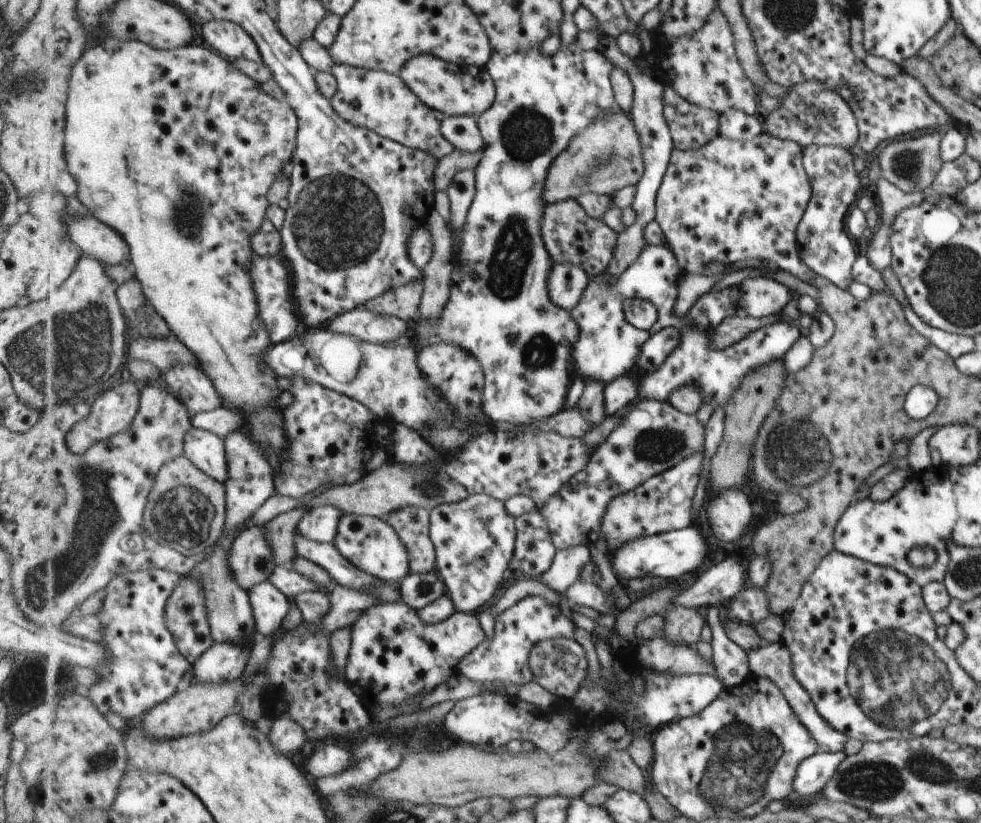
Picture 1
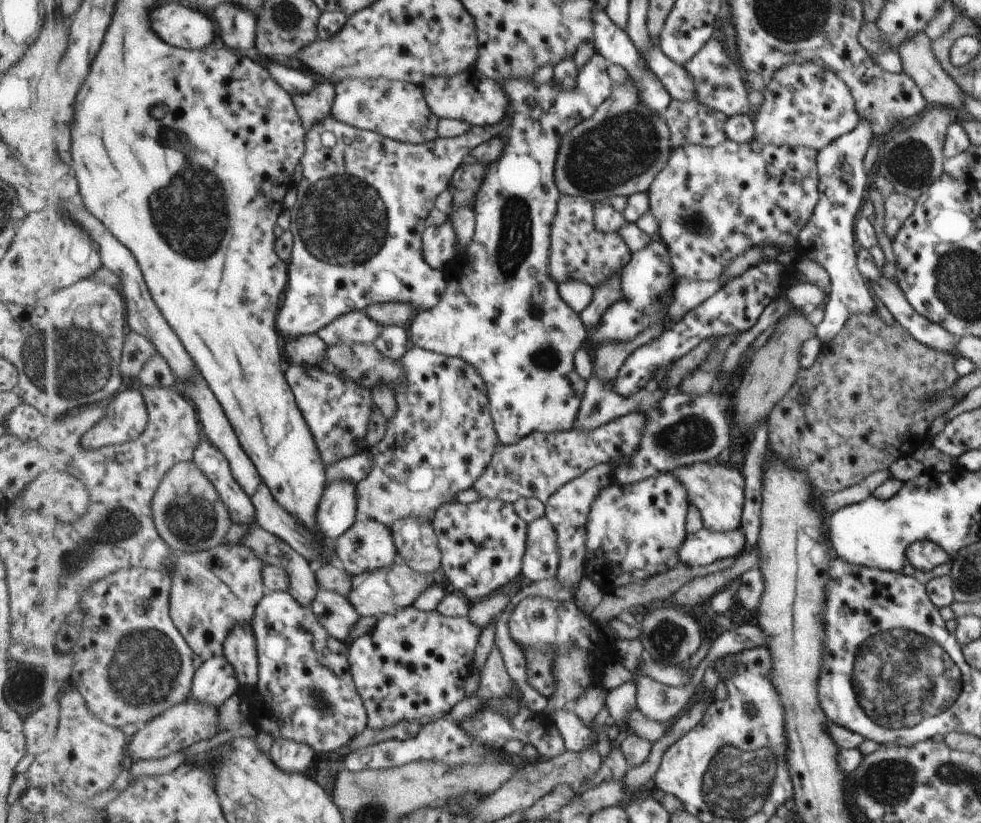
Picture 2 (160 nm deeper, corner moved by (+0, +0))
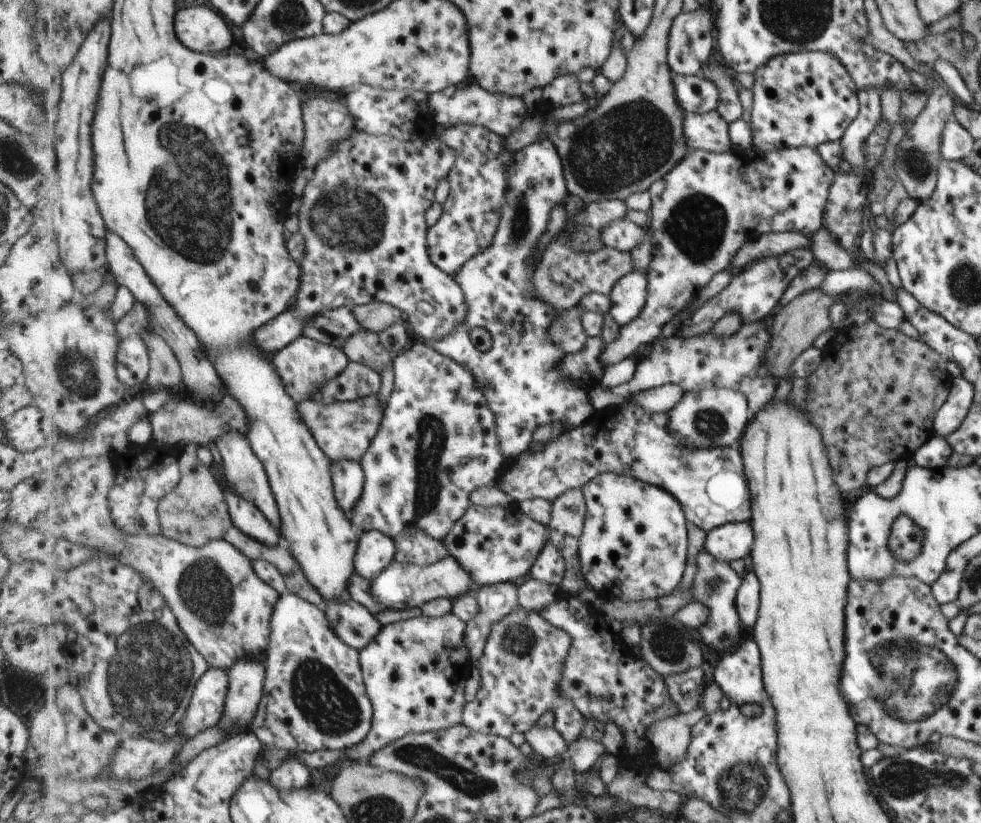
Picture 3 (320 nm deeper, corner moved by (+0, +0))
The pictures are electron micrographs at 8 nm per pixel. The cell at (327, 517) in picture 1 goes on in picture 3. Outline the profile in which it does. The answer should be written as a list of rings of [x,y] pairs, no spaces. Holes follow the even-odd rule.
[[[332,461],[332,476],[337,500],[345,506],[345,512],[351,512],[364,493],[366,476],[362,461]]]

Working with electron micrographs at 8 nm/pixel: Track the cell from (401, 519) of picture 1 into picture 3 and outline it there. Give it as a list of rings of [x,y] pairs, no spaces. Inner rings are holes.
[[[409,526],[394,539],[397,545],[396,560],[403,564],[426,567],[443,560],[450,554],[443,541],[430,537],[419,527]]]

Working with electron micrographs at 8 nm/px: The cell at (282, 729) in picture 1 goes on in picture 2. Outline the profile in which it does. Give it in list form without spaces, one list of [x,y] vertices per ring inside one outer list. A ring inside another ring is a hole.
[[[280,739],[272,743],[269,757],[282,771],[303,775],[315,760],[315,750],[305,743]]]

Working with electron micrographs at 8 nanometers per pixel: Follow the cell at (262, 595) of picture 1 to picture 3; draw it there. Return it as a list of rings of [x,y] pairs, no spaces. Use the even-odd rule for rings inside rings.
[[[287,592],[281,595],[276,604],[276,610],[272,614],[272,636],[270,637],[266,658],[266,677],[264,684],[264,695],[260,702],[259,712],[256,714],[256,720],[251,724],[251,732],[255,733],[261,742],[265,745],[274,746],[279,749],[290,750],[293,755],[300,753],[312,753],[315,751],[341,751],[345,747],[363,742],[368,737],[372,729],[372,718],[374,717],[374,706],[372,698],[368,695],[368,690],[364,681],[364,670],[360,663],[360,651],[346,643],[332,627],[329,622],[328,614],[324,608],[315,606],[312,602],[307,602],[300,595]]]

